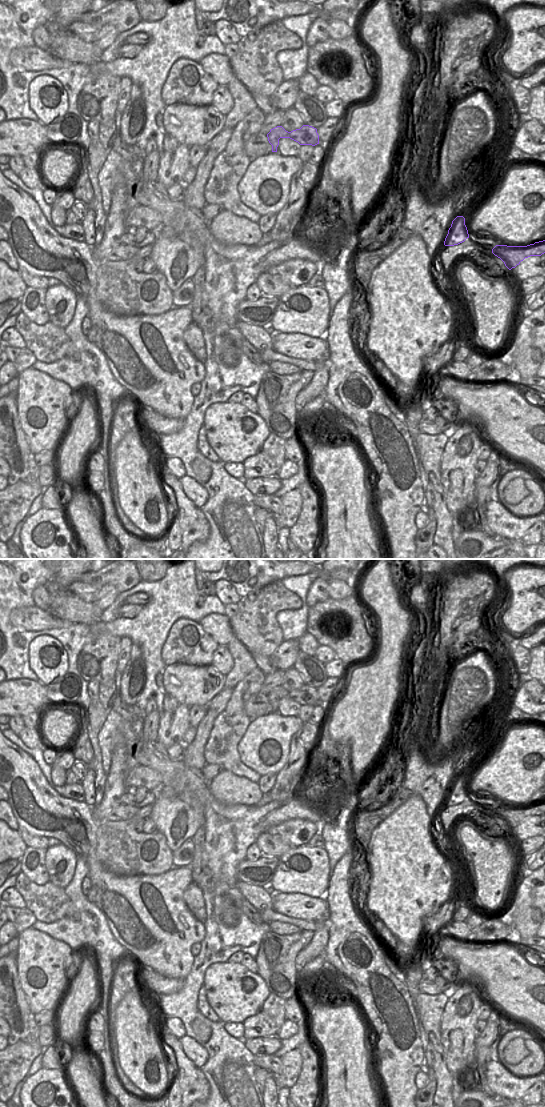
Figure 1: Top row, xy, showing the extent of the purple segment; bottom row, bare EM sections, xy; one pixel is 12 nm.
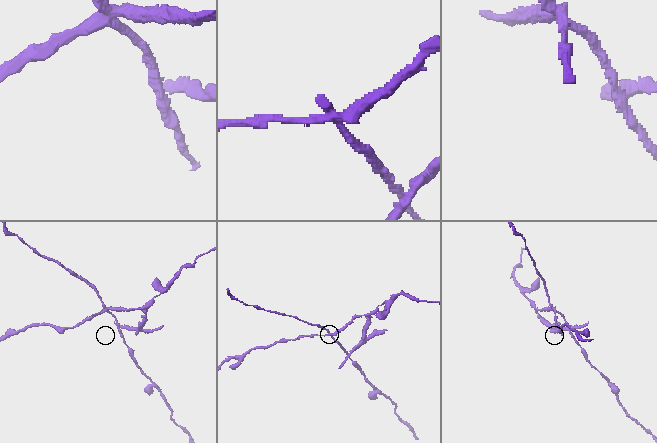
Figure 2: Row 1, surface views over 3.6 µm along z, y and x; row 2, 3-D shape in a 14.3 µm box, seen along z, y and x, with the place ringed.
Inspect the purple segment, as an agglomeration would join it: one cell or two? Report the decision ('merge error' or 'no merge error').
merge error

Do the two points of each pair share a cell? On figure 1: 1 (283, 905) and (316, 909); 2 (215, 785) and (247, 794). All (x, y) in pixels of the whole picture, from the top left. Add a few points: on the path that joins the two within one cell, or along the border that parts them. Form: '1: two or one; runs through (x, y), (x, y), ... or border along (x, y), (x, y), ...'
1: one; runs through (291, 905), (308, 908)
2: one; runs through (223, 787), (239, 790)

